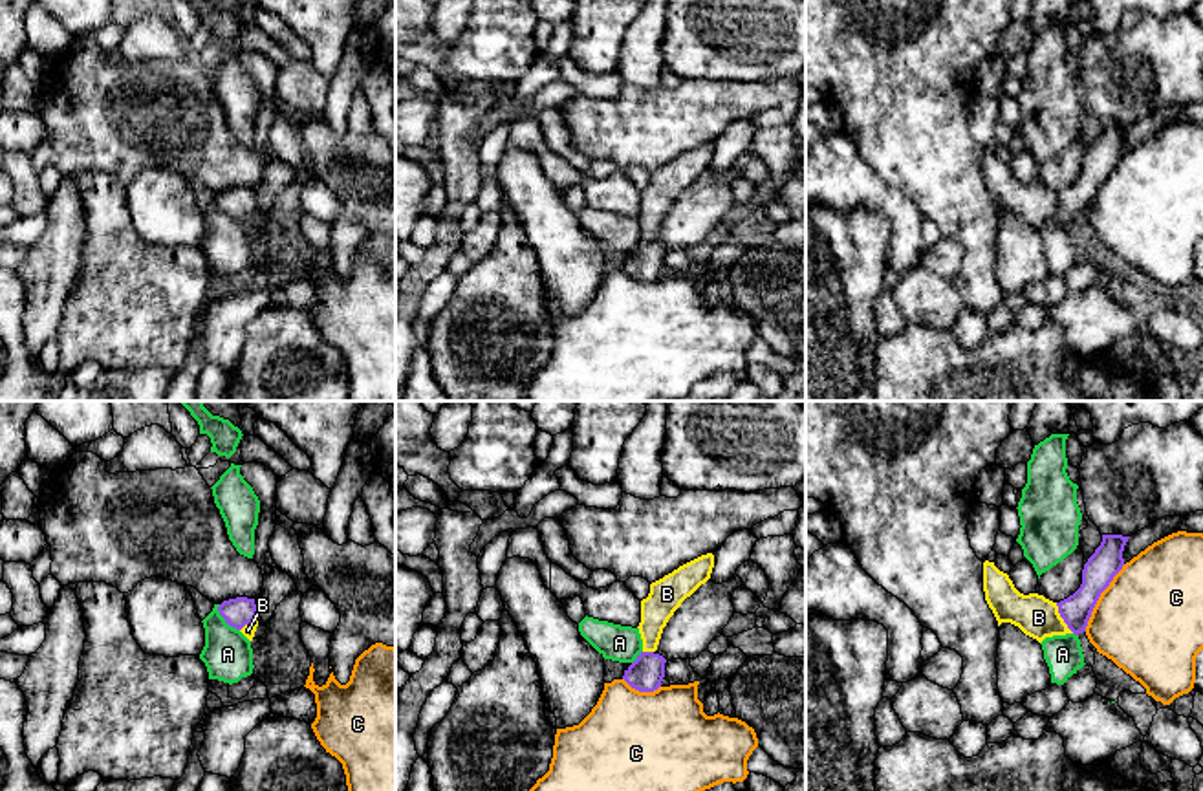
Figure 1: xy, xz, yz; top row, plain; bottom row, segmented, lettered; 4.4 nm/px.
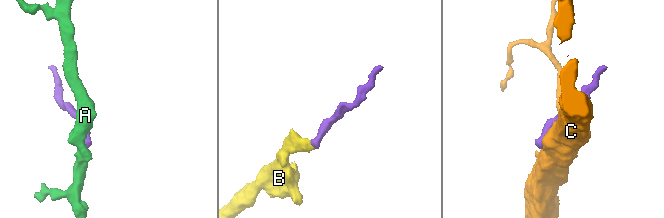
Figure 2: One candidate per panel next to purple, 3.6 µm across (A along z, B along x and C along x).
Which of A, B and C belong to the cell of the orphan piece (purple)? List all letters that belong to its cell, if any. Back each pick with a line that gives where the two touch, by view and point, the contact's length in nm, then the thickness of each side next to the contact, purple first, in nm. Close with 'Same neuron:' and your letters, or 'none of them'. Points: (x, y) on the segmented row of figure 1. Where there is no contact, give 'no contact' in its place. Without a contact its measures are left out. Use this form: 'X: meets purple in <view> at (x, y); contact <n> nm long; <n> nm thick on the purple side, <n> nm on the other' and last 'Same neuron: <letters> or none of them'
B: meets purple in yz at (1061, 616); contact 160 nm long; 140 nm thick on the purple side, 180 nm on the other
Same neuron: B

